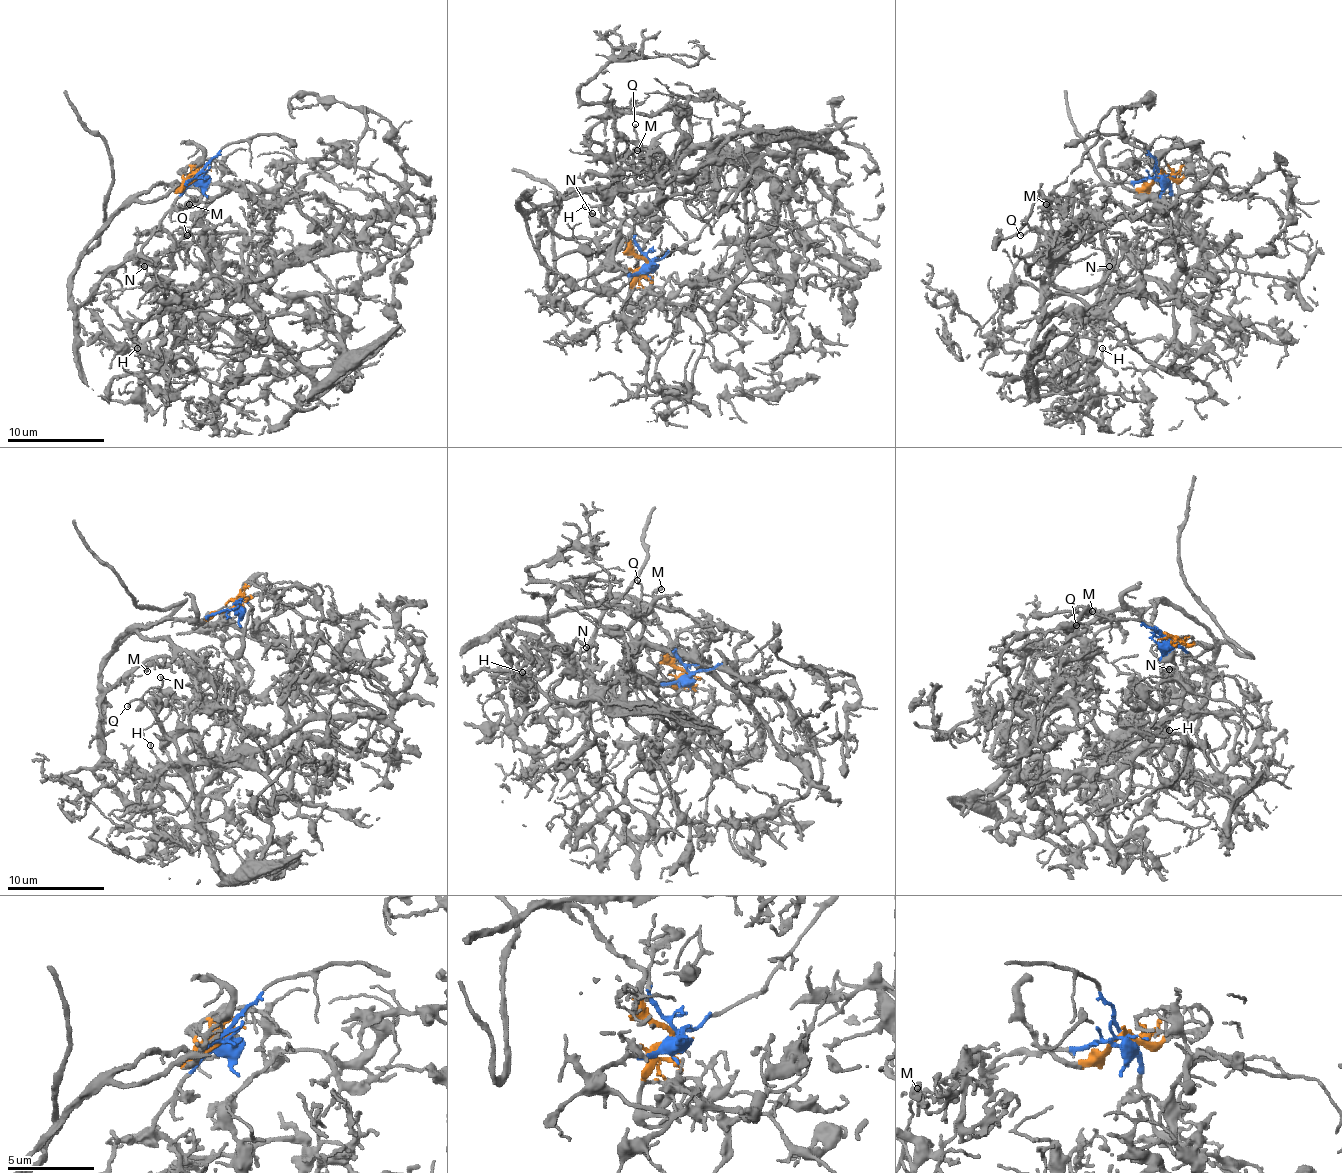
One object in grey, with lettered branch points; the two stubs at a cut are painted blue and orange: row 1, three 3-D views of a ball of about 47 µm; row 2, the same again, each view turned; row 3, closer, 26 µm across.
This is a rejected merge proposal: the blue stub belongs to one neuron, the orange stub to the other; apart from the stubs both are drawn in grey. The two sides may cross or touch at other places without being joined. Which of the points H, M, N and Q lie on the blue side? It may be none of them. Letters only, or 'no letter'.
H, N, Q

